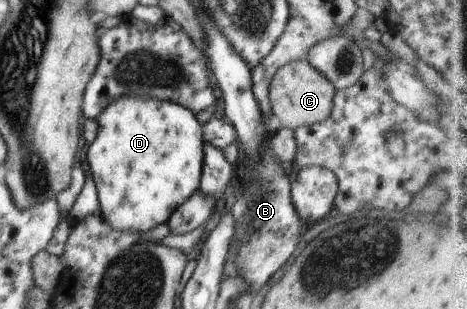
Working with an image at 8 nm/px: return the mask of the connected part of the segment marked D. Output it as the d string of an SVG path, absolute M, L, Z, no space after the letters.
M118 97L98 115L98 134L89 145L87 160L94 180L100 215L104 221L120 231L150 231L158 223L166 223L184 201L188 201L200 187L204 165L202 125L196 116L182 105L145 97Z

